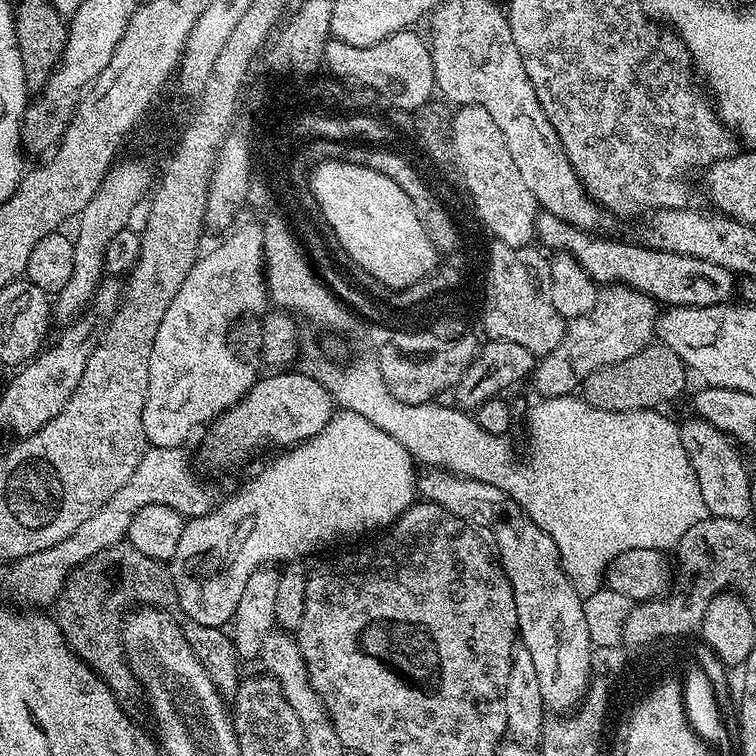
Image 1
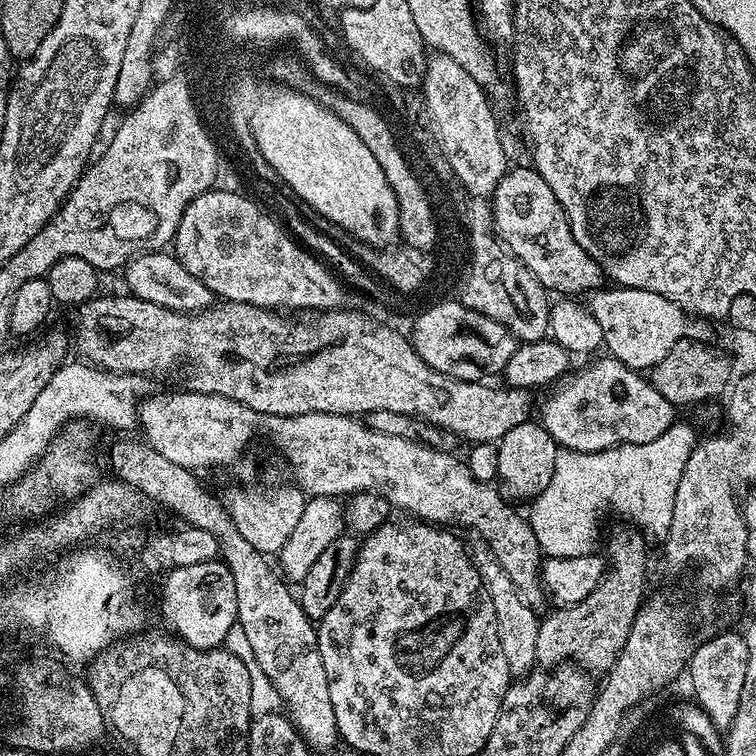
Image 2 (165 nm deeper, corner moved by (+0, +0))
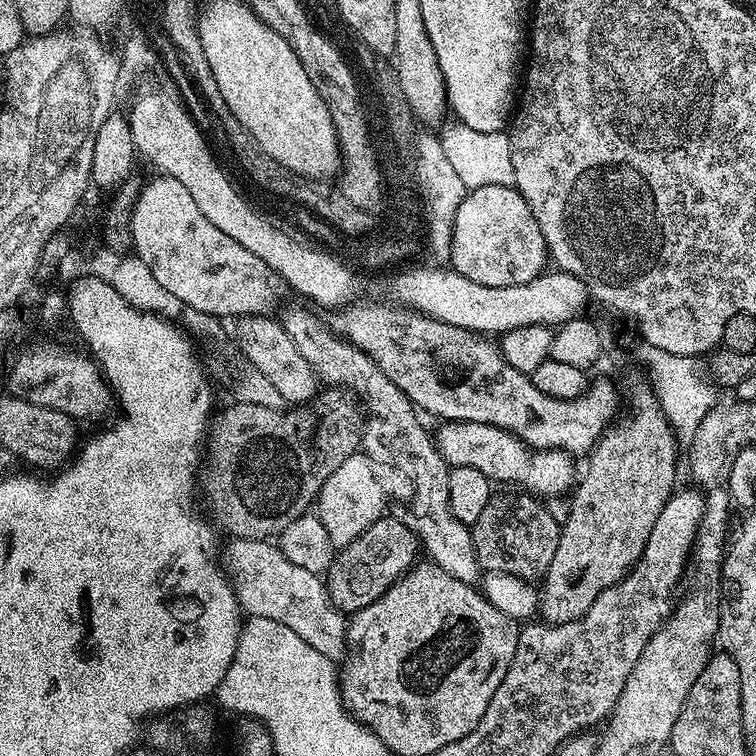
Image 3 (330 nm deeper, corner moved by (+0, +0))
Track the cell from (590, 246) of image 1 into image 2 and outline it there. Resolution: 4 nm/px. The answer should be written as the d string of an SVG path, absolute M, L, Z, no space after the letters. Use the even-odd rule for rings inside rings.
M509 167L490 201L497 237L513 256L528 267L530 274L534 274L534 278L538 278L540 285L548 289L549 293L576 298L581 295L579 292L588 294L601 287L602 273L598 262L594 262L594 258L590 258L590 254L578 246L574 230L570 230L570 222L558 198L554 198L554 190L546 186L546 178L542 178L542 174L538 174L535 168Z

